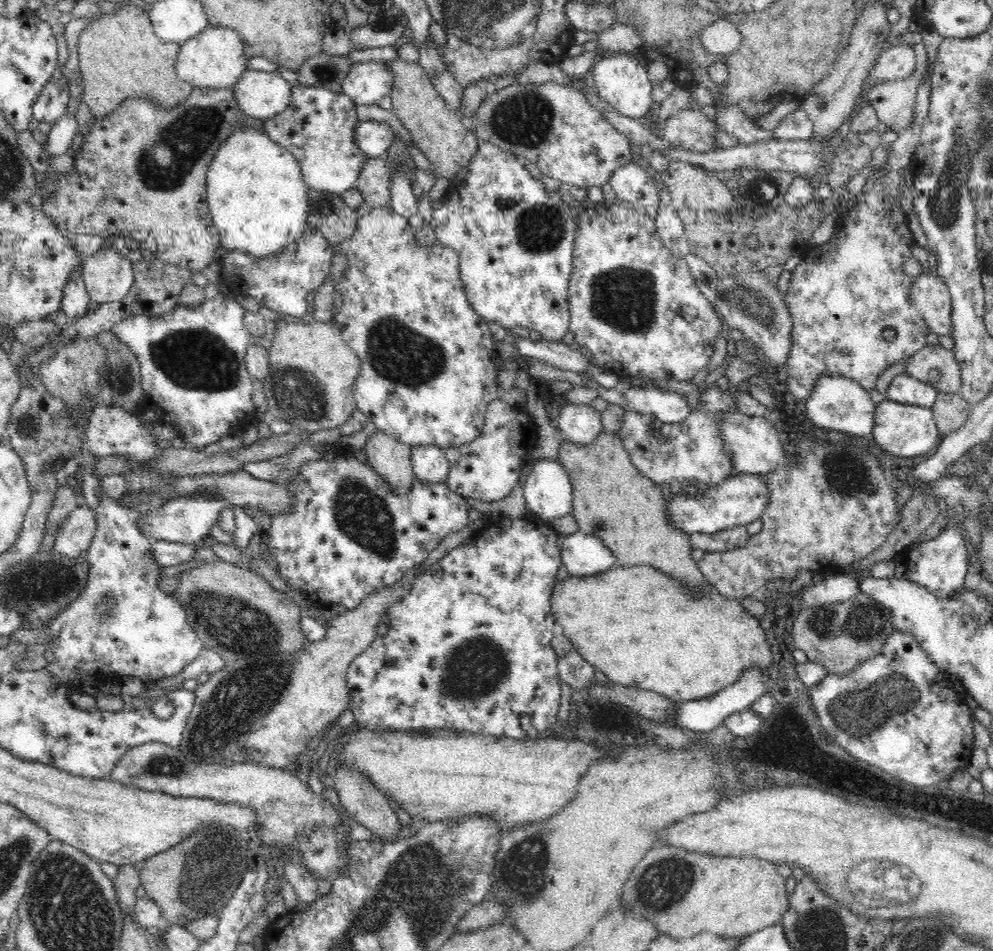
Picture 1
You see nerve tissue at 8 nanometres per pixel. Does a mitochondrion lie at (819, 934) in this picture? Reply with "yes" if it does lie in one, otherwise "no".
yes

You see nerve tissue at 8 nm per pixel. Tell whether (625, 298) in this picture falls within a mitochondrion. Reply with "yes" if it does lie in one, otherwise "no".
yes

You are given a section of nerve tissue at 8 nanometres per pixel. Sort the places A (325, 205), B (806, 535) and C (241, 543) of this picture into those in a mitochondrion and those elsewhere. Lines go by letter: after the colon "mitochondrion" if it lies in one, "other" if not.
A: mitochondrion
B: other
C: other

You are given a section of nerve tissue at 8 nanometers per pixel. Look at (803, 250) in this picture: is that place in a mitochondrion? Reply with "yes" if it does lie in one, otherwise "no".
no

